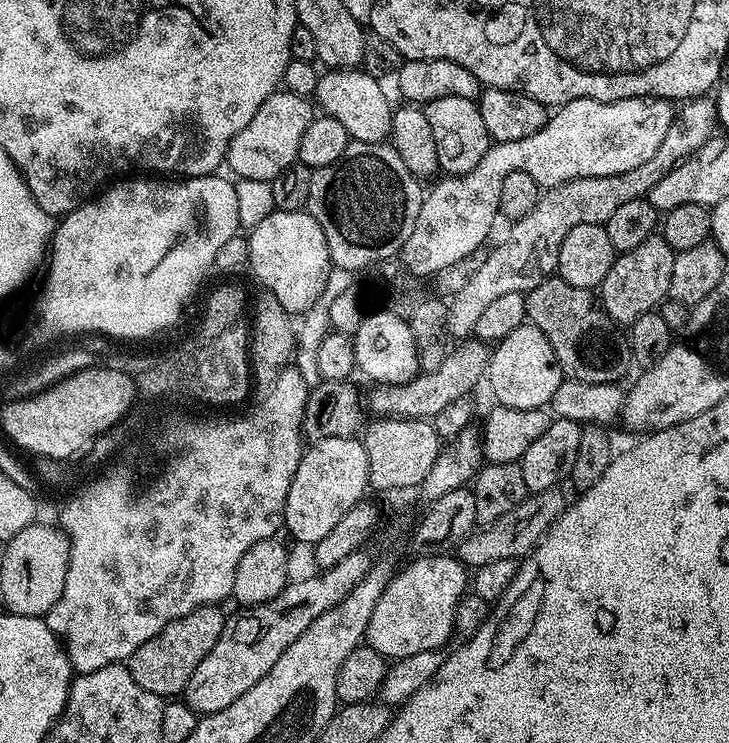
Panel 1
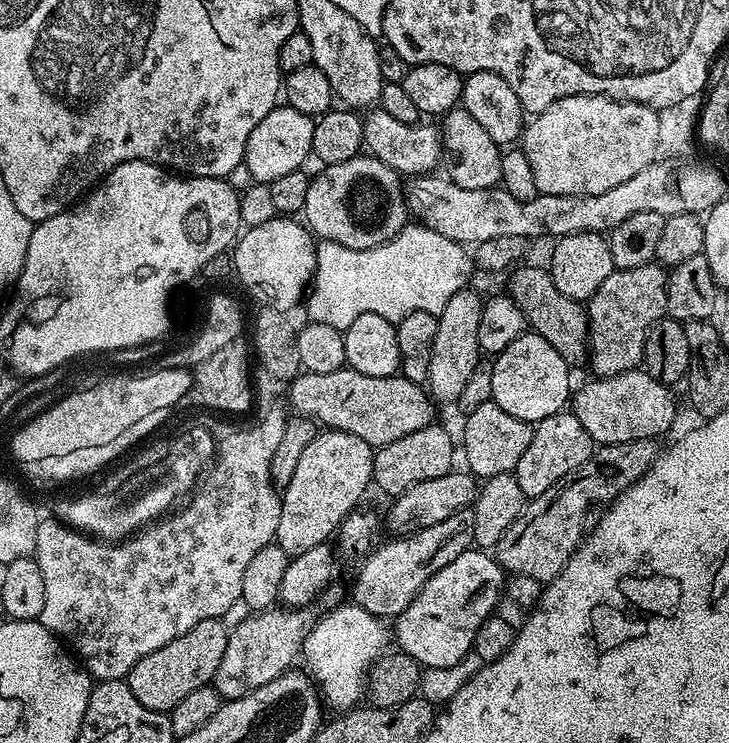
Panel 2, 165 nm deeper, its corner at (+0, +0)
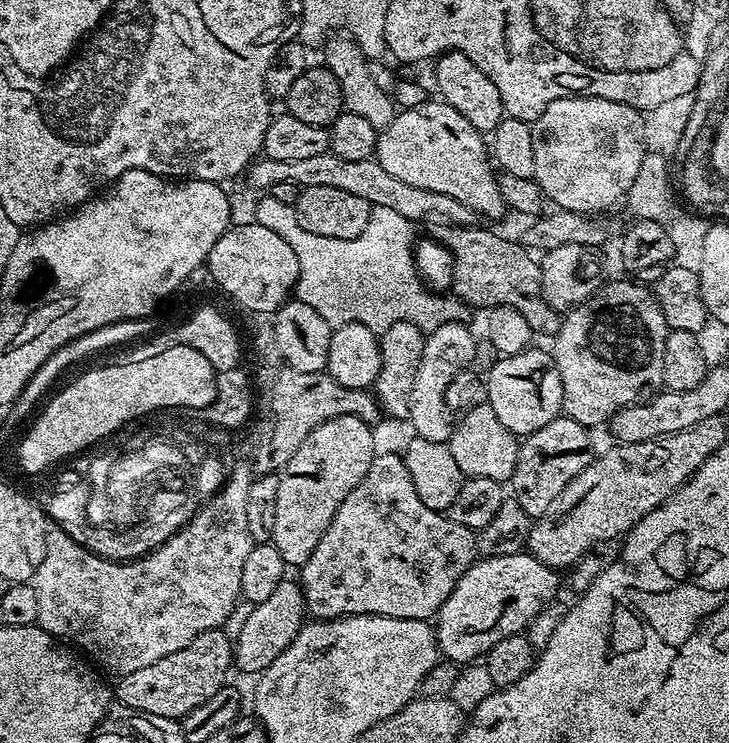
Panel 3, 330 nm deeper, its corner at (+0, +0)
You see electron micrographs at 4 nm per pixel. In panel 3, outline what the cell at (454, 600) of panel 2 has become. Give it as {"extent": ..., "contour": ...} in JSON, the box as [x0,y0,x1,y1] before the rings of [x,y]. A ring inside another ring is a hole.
{"extent":[435,550,560,666],"contour":[[[527,550],[477,559],[458,578],[435,617],[436,642],[443,659],[457,666],[470,664],[487,656],[494,642],[521,635],[534,614],[557,599],[560,576],[557,569],[538,562]]]}

